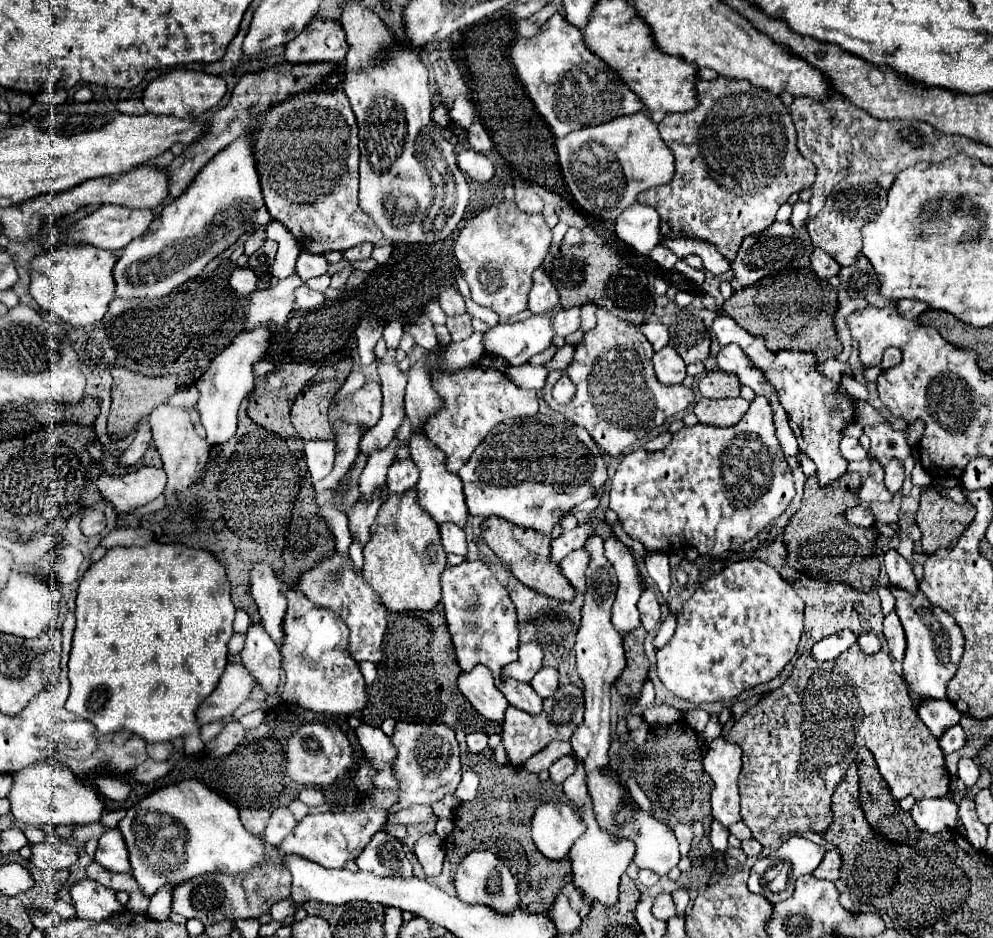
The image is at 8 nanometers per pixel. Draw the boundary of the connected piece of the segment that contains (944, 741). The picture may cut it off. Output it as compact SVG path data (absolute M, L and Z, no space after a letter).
M959 724L949 726L949 728L941 734L941 738L939 738L939 746L941 746L941 750L943 750L945 754L951 754L951 752L959 750L963 744L965 744L965 732L963 732L963 728L961 728Z

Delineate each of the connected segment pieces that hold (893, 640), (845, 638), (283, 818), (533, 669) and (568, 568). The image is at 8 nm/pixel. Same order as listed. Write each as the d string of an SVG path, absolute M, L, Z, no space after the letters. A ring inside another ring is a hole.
M891 612L891 614L885 616L883 634L885 634L885 638L887 638L891 656L893 656L895 660L903 660L903 656L905 656L905 632L903 632L903 626L901 626L899 616L897 616L895 612Z
M841 630L837 634L831 634L823 640L819 640L813 648L811 648L811 656L819 662L827 662L827 660L835 660L839 654L843 654L845 650L849 650L851 644L857 642L857 636L851 630Z
M277 808L273 814L271 814L271 820L265 828L265 840L279 848L281 846L281 840L297 826L297 820L293 818L293 814L287 810L287 808Z
M521 644L519 646L519 658L507 666L503 666L501 676L519 680L519 682L531 682L531 678L541 670L543 652L539 644Z
M585 550L571 552L563 562L559 562L561 574L569 580L575 592L581 592L581 594L585 592L585 564L587 564Z

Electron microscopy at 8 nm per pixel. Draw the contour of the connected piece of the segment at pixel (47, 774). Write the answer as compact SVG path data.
M47 760L37 766L23 768L13 774L13 790L7 796L11 800L11 814L17 822L29 826L61 824L61 826L87 826L99 822L105 814L105 800L91 786L79 780L67 766L55 760Z

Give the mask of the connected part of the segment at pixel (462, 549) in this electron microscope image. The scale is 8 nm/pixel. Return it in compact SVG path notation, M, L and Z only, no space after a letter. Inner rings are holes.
M447 522L447 524L441 524L439 526L441 530L441 542L443 542L443 548L445 552L453 552L453 554L467 554L467 544L465 544L465 532L453 524L453 522Z

